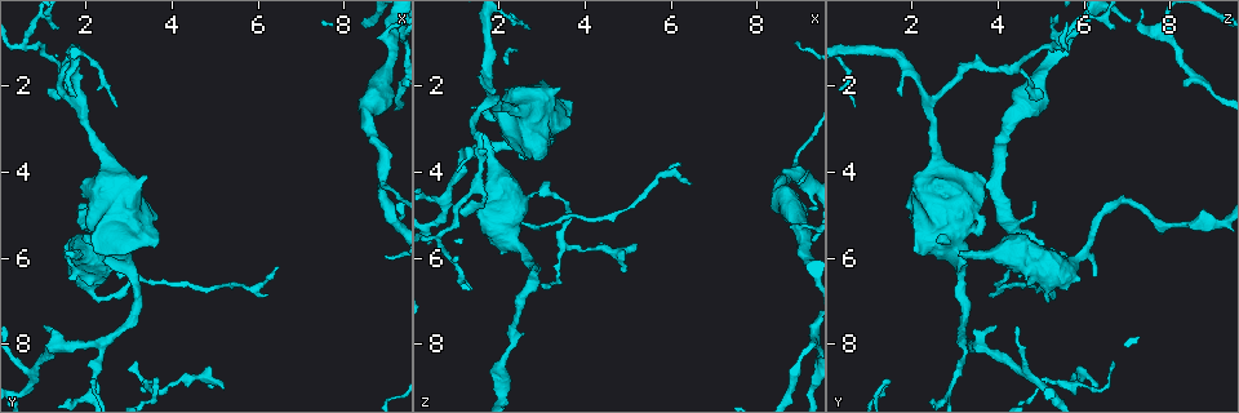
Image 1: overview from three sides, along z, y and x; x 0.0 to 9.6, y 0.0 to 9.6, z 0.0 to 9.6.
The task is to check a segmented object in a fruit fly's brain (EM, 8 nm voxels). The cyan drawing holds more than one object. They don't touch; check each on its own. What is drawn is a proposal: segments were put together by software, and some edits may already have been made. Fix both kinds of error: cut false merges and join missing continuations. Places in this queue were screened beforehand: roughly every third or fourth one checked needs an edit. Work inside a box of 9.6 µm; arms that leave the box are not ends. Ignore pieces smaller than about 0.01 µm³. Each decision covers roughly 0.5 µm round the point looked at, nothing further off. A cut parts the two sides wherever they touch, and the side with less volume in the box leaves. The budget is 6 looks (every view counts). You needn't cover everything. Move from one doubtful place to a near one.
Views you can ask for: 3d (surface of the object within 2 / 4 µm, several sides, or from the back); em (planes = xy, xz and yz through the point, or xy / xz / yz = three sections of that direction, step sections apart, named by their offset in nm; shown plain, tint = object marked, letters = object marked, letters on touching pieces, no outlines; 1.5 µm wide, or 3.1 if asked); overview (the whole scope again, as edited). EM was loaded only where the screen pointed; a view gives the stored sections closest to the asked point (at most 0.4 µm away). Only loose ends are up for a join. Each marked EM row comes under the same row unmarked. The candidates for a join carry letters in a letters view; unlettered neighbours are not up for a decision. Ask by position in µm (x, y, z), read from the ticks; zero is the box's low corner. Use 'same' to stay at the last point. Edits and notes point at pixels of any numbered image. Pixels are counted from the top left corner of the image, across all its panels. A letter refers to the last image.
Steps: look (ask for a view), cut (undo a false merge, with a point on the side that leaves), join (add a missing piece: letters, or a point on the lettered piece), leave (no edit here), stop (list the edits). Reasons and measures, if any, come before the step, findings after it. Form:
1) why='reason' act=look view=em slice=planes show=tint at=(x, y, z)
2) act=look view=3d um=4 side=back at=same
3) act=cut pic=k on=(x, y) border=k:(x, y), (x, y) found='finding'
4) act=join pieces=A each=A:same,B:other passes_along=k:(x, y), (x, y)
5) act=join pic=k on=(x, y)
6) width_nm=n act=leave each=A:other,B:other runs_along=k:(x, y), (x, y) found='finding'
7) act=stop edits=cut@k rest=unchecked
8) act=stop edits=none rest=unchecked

act=look view=3d um=2 at=(0.60, 1.10, 5.50)

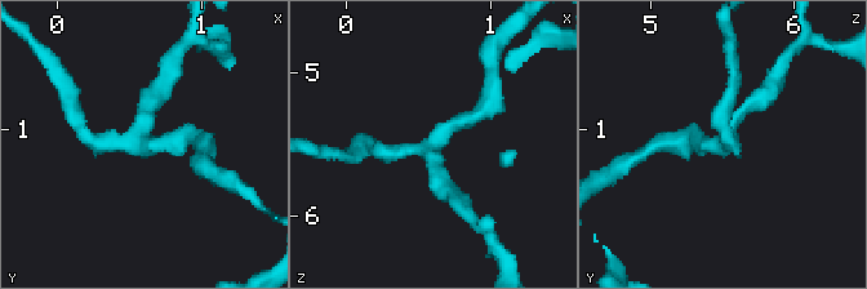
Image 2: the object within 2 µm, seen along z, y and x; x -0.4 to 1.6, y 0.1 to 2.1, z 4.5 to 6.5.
arms=3 why='shape alone is not enough' act=look view=em slice=xy step=4 show=tint at=(0.58, 1.08, 5.50)

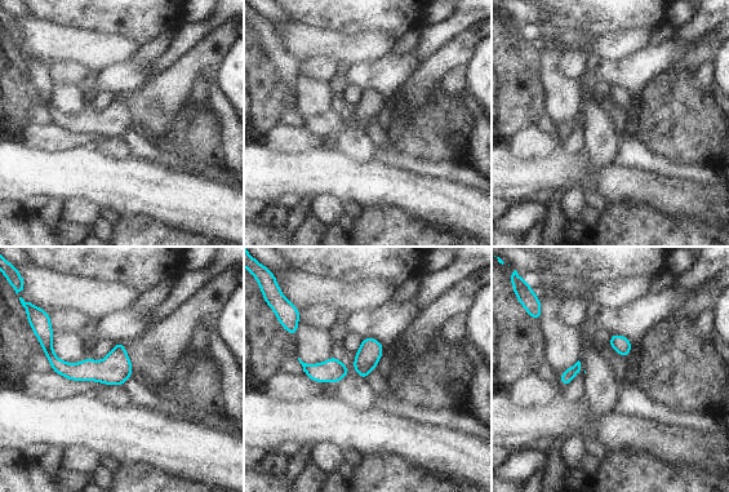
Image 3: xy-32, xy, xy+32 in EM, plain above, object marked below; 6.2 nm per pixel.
why='another direction' act=look view=em slice=planes show=letters at=same

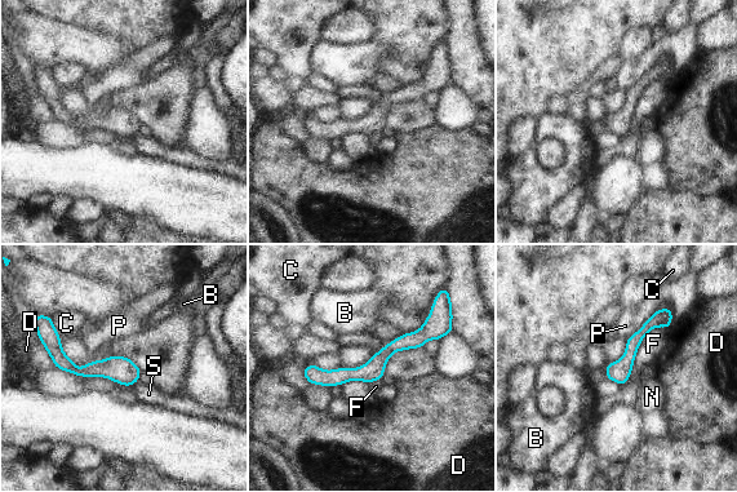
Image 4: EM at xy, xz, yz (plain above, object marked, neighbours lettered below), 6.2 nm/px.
act=leave each=B:other,C:other,D:other,F:other,N:other,P:other,S:other runs_along=4:(438, 328), (394, 345), (365, 373), (305, 369) found='continuous, no second neuron'

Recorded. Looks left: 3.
why='an open end' act=look view=em slice=yz step=8 show=letters at=(1.75, 2.25, 1.75)

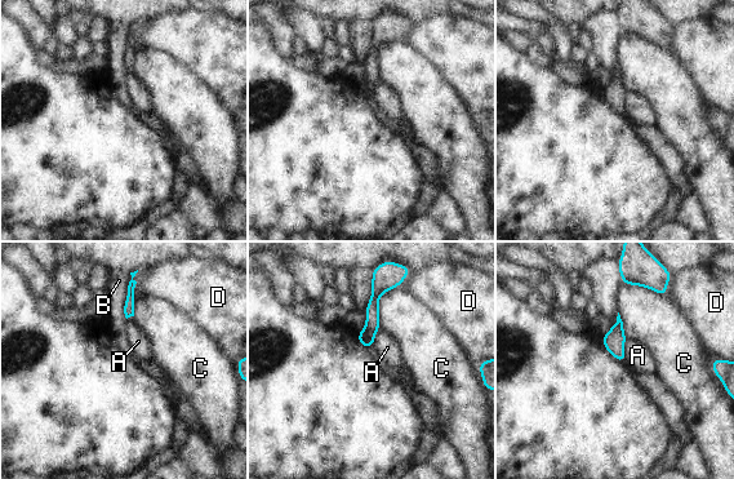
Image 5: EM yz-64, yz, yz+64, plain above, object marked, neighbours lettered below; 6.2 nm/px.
act=look view=em slice=planes show=letters at=same

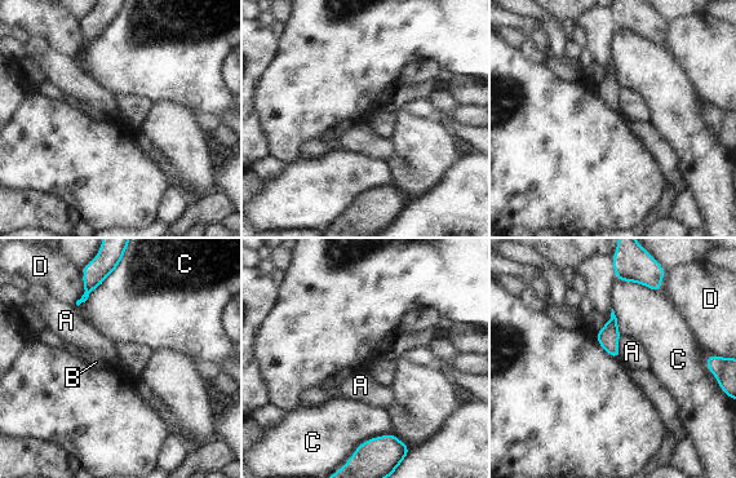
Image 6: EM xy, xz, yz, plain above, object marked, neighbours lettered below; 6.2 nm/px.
act=leave each=A:other,B:other,C:other,D:other border=6:(621, 335), (619, 339), (620, 355) found='none of them fits'

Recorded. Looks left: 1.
act=stop edits=none rest=unchecked

